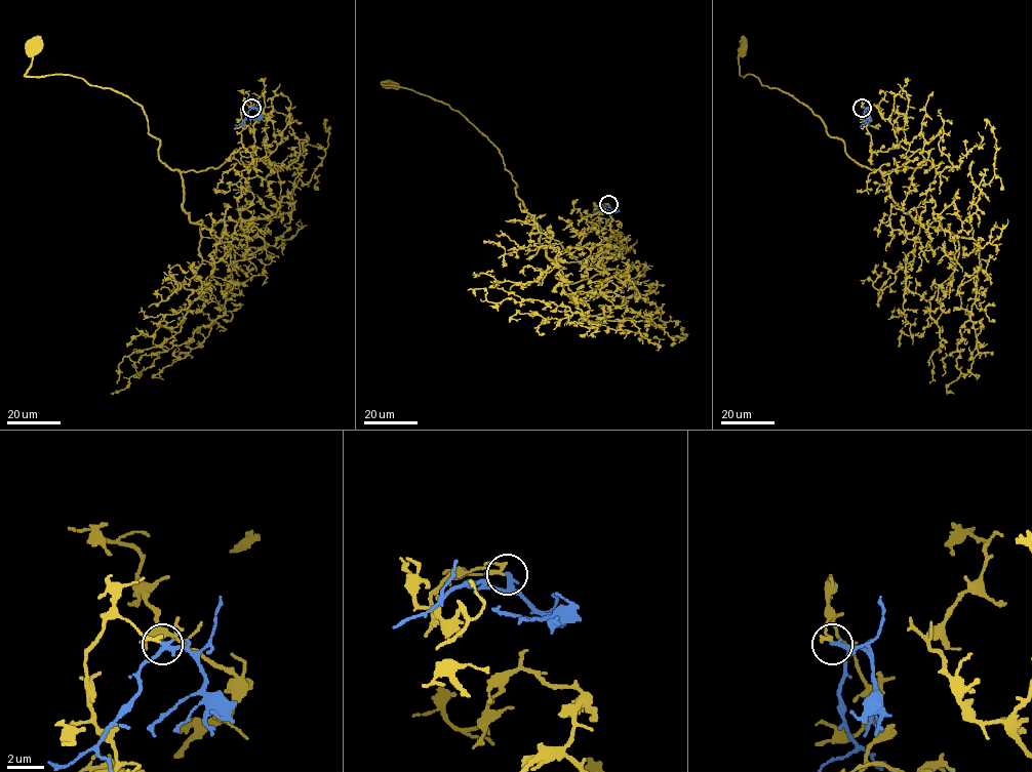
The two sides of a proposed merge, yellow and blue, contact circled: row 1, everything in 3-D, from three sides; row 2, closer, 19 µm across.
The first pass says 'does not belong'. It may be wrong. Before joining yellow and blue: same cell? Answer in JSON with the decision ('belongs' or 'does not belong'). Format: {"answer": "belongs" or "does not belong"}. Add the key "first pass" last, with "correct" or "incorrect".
{"answer": "does not belong", "first pass": "correct"}

